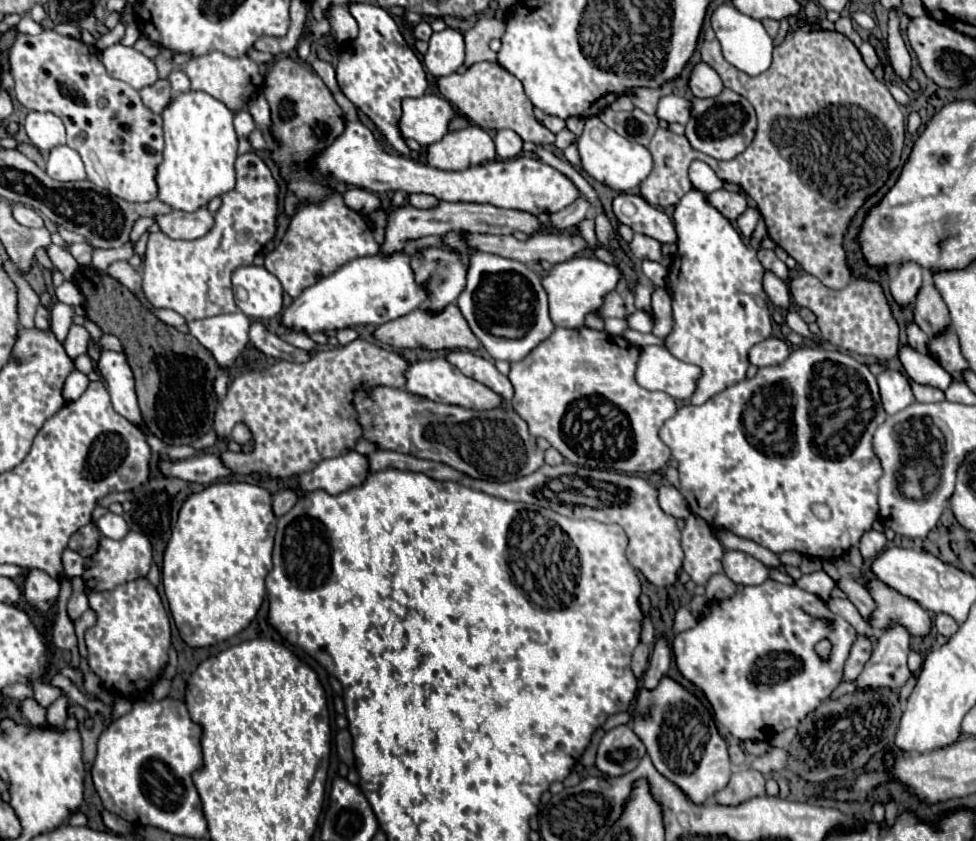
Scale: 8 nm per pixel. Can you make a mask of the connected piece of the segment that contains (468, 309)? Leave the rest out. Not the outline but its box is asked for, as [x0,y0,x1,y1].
[457,253,555,363]

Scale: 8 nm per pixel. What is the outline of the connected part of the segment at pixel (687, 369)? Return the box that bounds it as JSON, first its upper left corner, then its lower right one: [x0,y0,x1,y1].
[635,345,699,399]

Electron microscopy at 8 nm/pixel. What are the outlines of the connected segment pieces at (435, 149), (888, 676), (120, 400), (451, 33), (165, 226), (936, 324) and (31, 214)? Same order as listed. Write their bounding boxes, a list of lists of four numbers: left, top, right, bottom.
[[425,125,495,171],[855,625,913,691],[97,349,143,427],[423,29,465,77],[155,207,215,239],[913,279,951,337],[13,205,43,227]]

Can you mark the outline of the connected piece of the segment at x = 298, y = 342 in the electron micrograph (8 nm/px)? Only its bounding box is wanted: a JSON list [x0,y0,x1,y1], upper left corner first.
[280,334,317,352]

